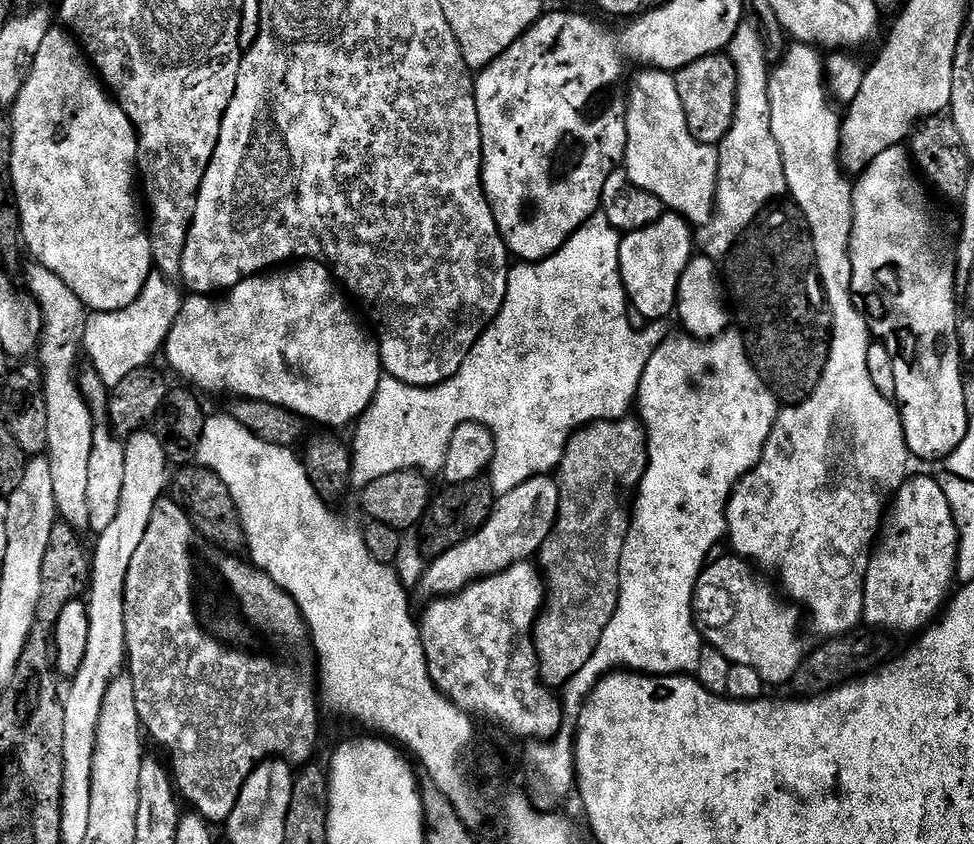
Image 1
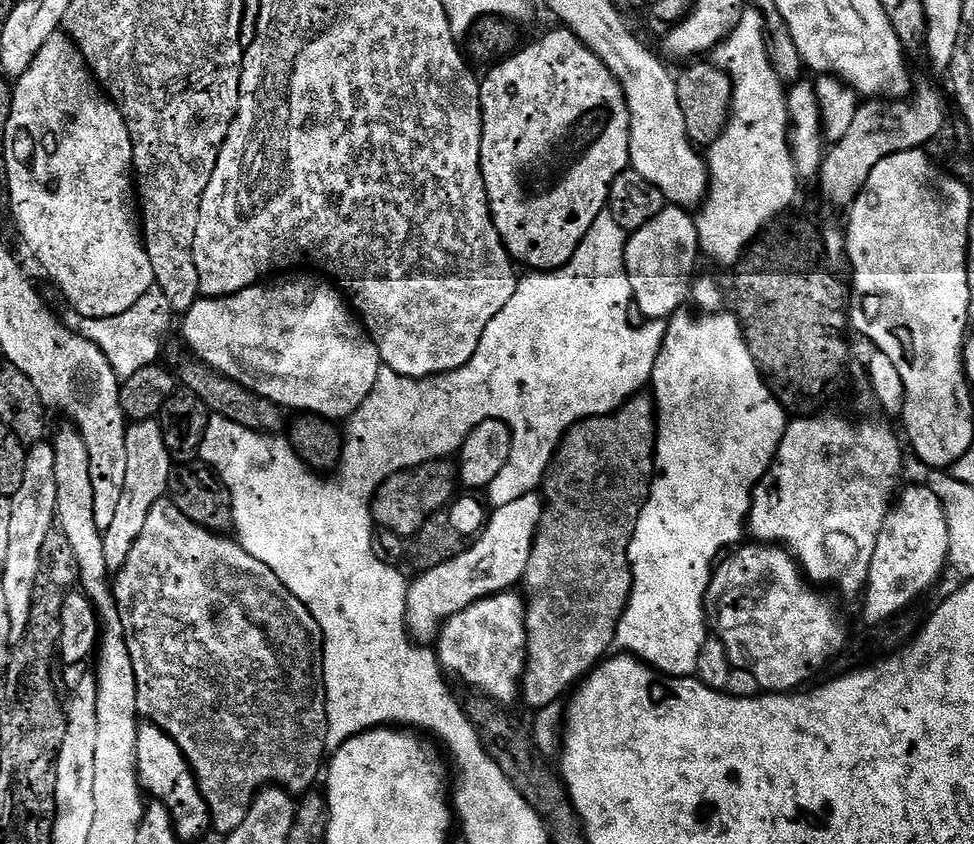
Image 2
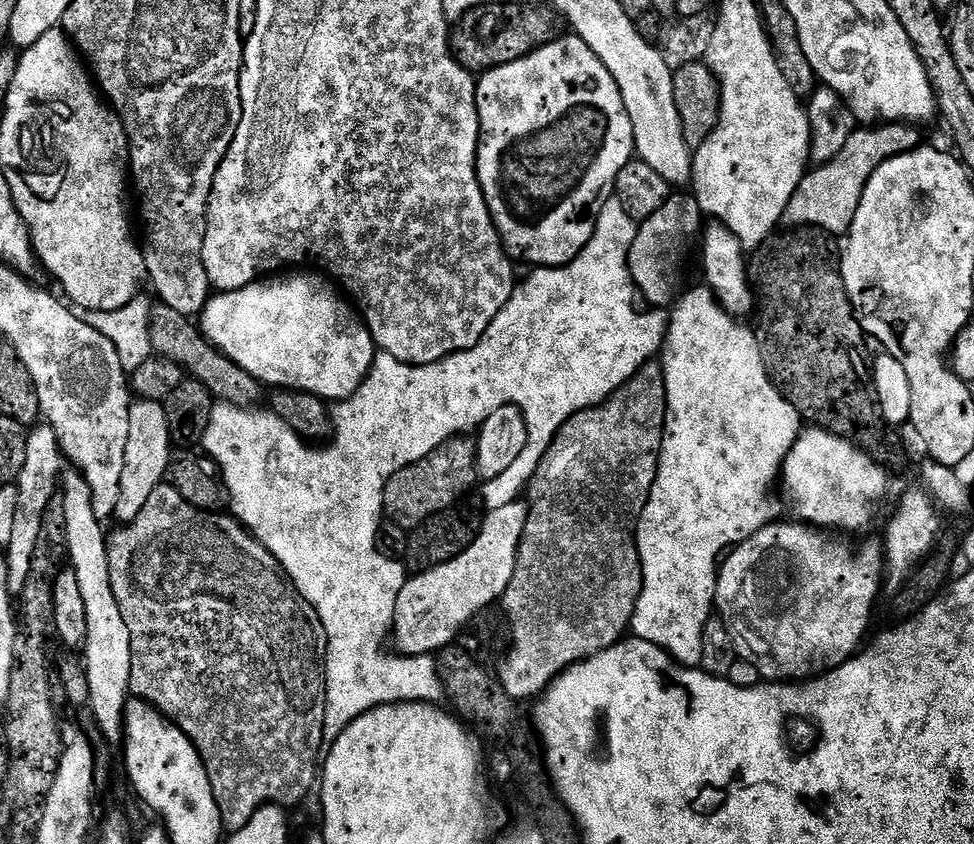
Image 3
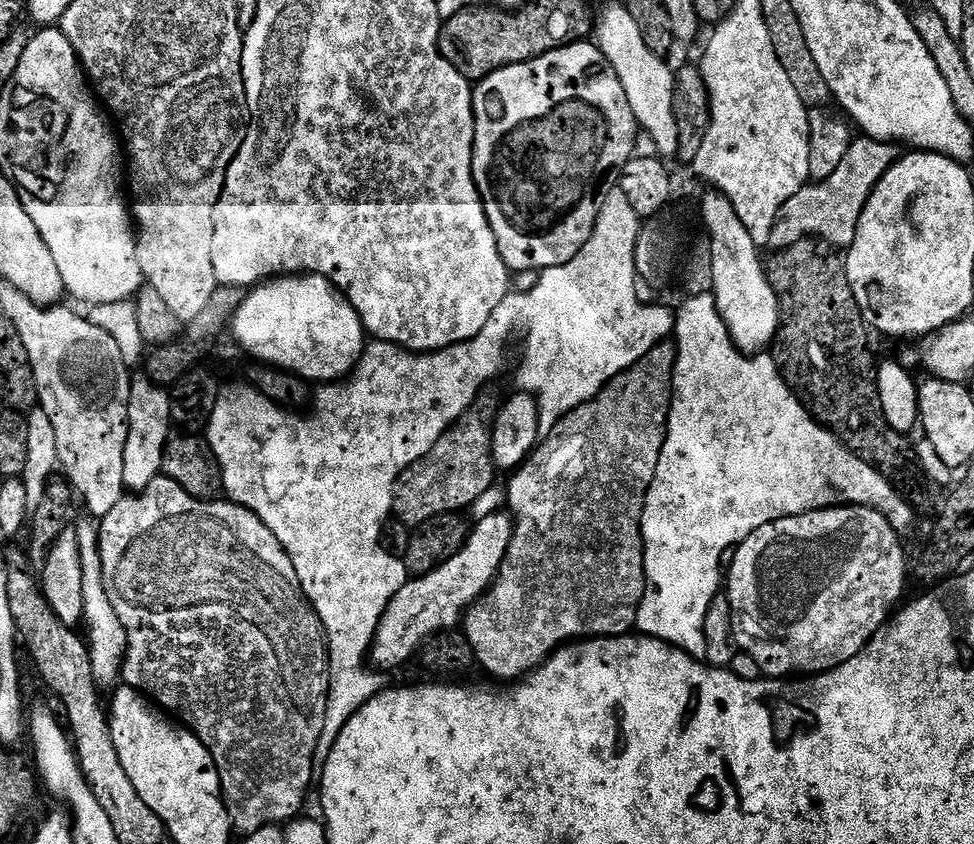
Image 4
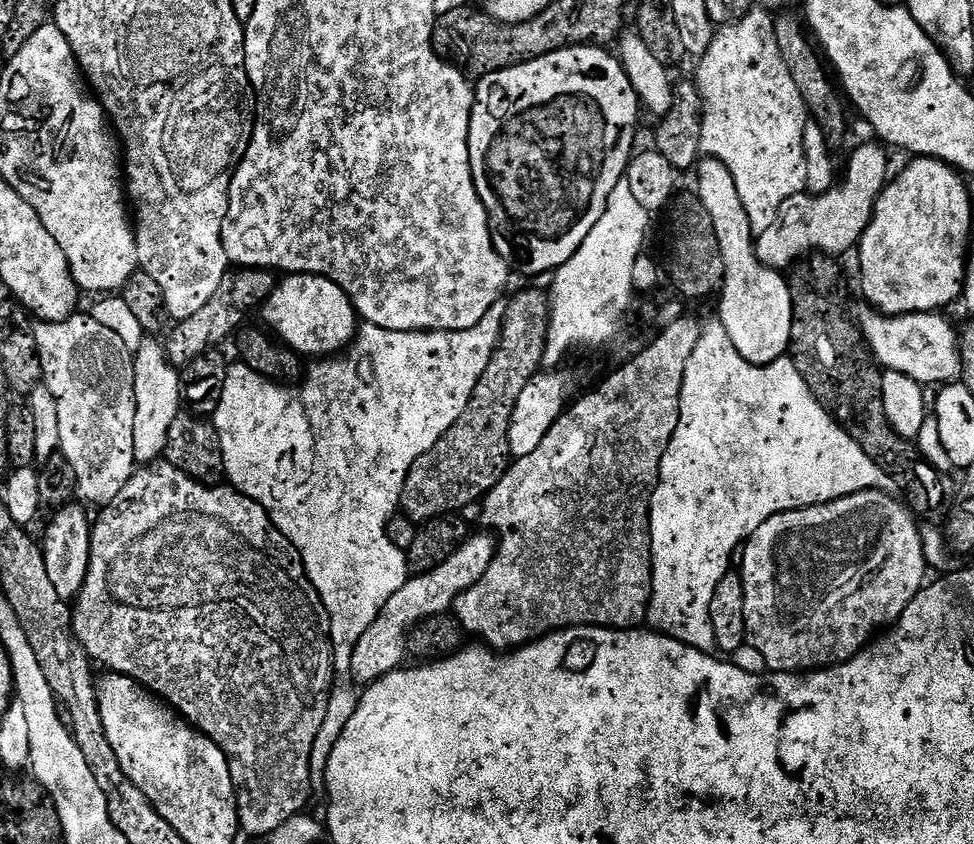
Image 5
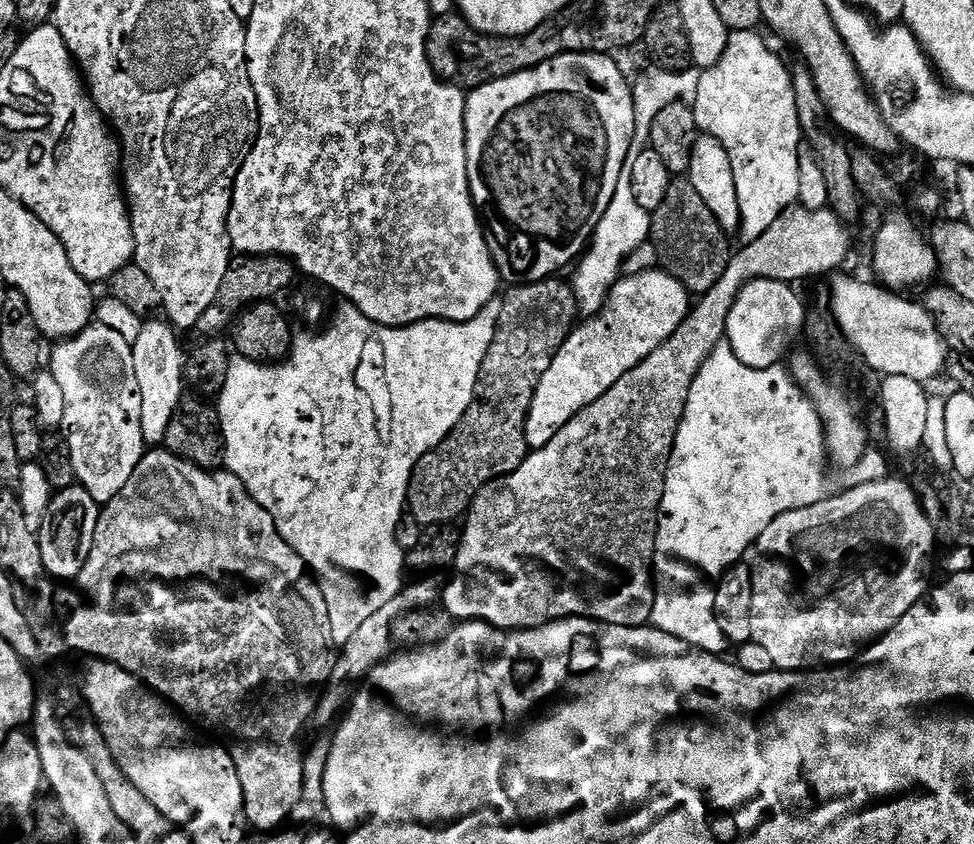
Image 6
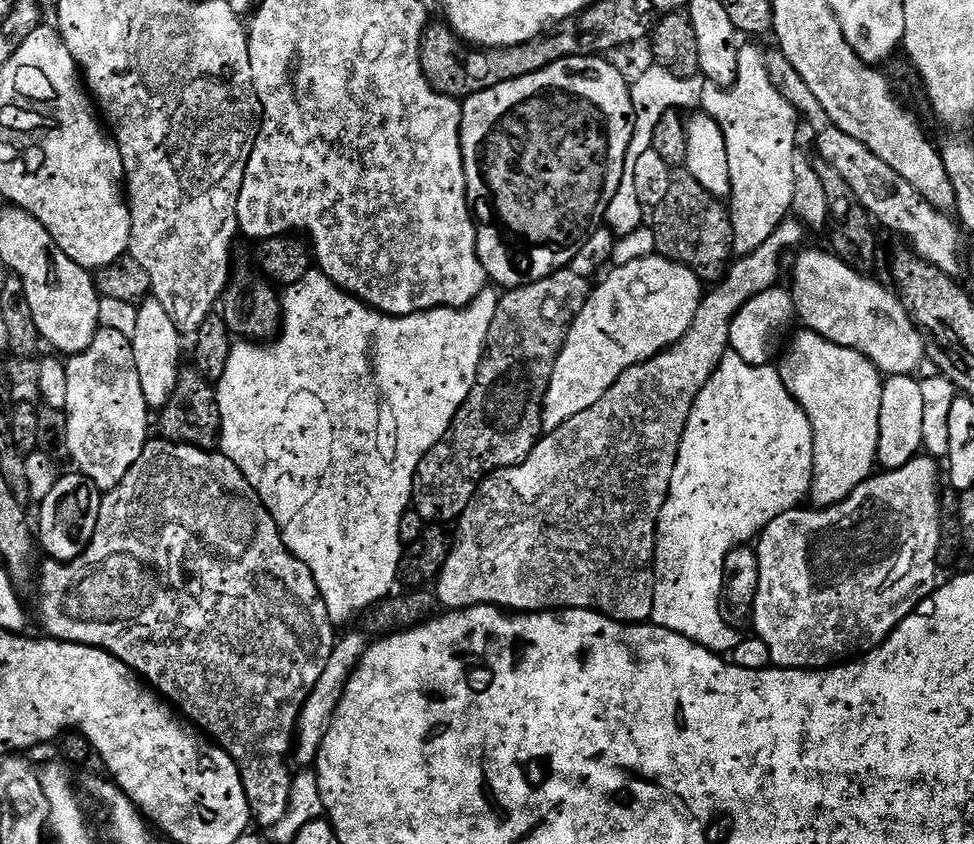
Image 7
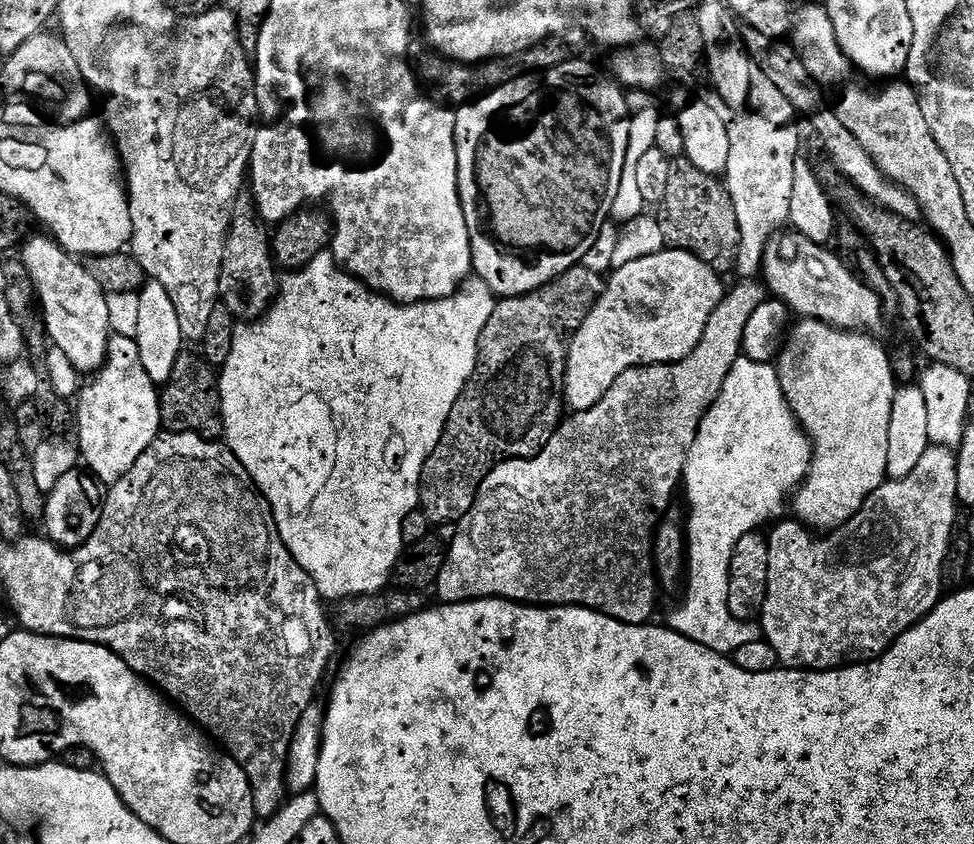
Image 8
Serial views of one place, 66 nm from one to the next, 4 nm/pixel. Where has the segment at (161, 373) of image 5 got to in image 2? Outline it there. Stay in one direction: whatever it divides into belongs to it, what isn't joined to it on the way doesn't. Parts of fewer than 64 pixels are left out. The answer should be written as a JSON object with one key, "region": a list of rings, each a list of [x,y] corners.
{"region":[[[159,419],[129,423],[126,434],[126,490],[122,490],[118,511],[114,513],[110,526],[103,529],[108,569],[119,570],[126,562],[138,534],[142,534],[142,526],[146,526],[146,517],[150,515],[154,502],[165,499],[173,467],[174,458],[168,453]]]}

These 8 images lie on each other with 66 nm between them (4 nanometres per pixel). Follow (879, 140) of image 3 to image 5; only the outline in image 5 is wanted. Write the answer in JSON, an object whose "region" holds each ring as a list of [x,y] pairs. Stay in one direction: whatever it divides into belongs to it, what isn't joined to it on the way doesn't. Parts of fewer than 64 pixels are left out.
{"region":[[[879,143],[876,144],[862,145],[849,158],[848,173],[845,174],[844,181],[841,179],[828,192],[809,195],[807,191],[803,191],[784,204],[784,216],[781,220],[773,228],[767,229],[766,233],[755,237],[756,257],[767,268],[788,270],[789,261],[808,248],[825,248],[840,258],[859,245],[868,223],[872,221],[876,200],[890,179],[888,156],[883,152],[885,149]]]}

